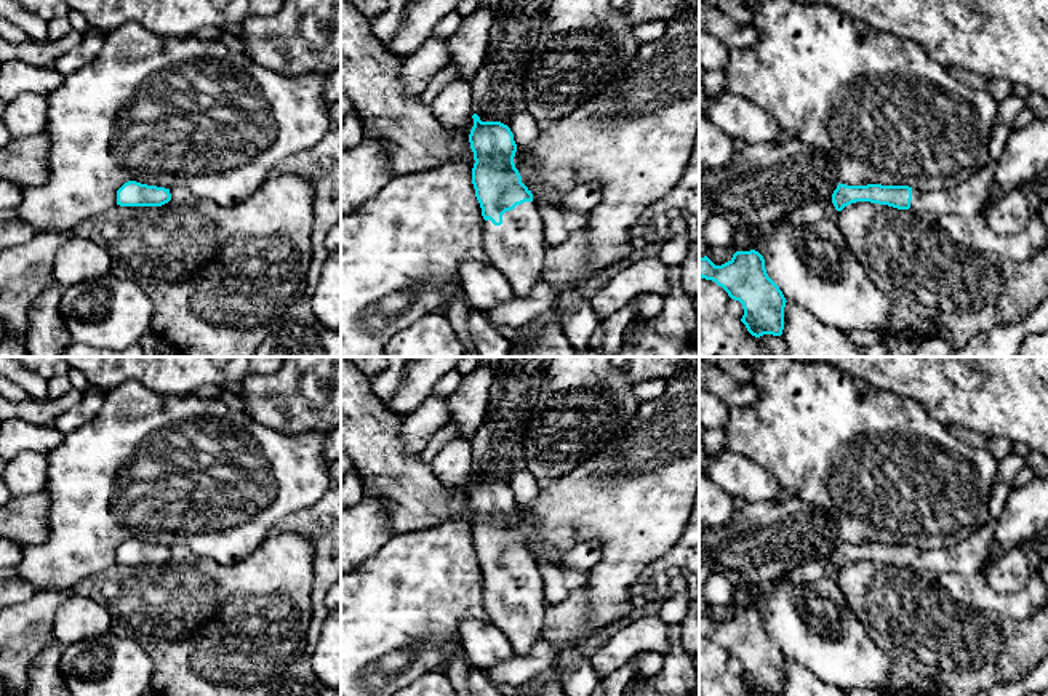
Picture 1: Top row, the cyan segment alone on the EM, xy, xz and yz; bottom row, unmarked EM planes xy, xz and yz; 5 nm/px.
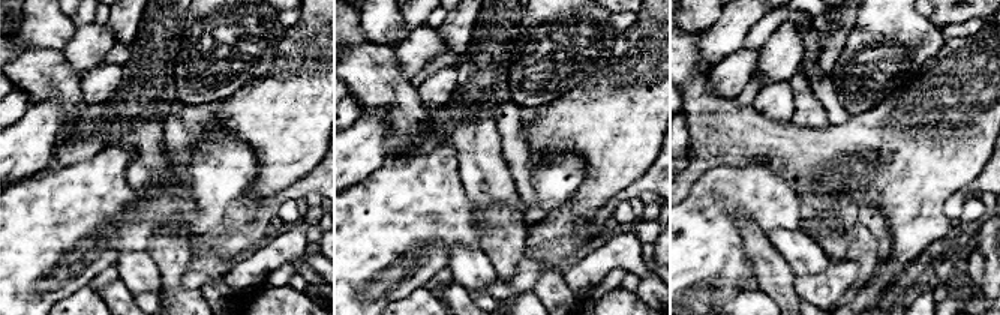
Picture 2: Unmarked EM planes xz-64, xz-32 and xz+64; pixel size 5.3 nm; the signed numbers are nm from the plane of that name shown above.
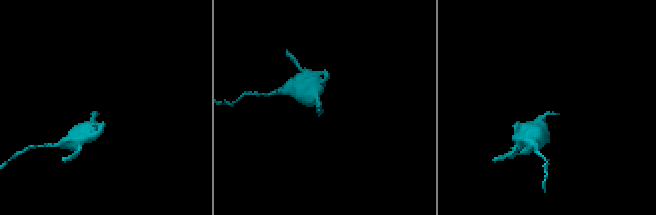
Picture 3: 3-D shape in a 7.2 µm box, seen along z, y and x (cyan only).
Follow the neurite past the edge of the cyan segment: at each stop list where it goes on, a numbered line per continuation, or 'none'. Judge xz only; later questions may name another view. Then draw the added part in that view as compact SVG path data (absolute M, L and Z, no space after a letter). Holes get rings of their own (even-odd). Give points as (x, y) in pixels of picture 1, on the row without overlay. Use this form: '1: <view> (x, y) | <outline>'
1: xz (517, 605) | M534 560L502 573L502 582L485 579L485 608L490 621L509 638L514 654L525 656L541 640L546 611L544 582Z

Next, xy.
none

